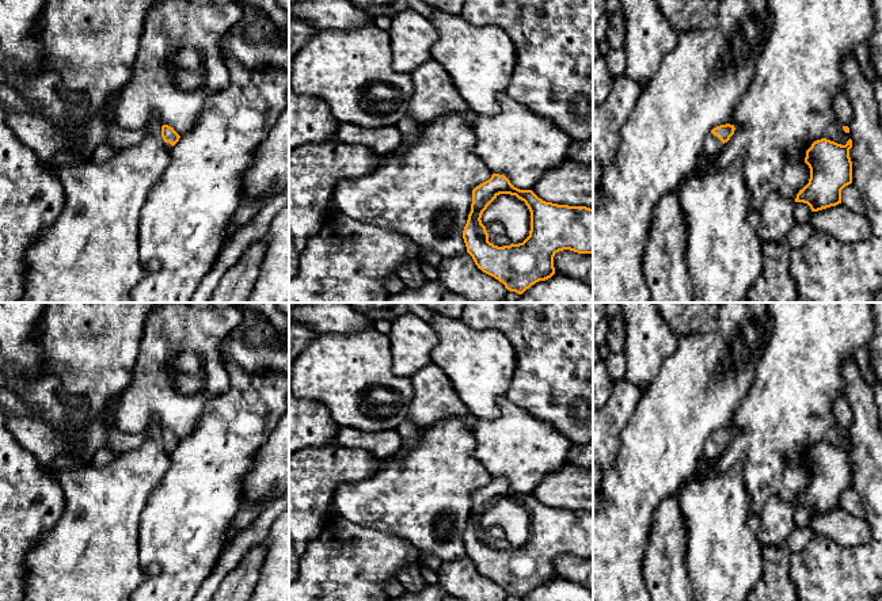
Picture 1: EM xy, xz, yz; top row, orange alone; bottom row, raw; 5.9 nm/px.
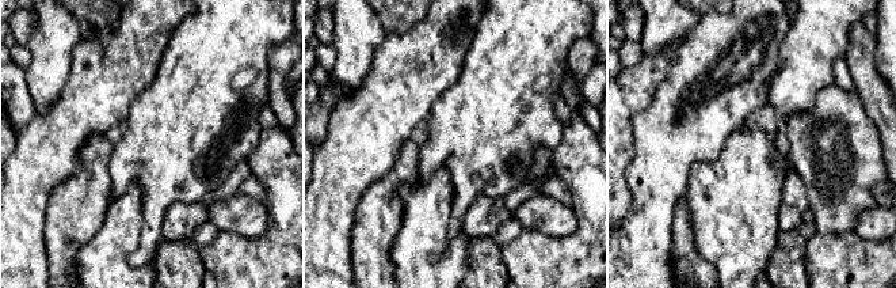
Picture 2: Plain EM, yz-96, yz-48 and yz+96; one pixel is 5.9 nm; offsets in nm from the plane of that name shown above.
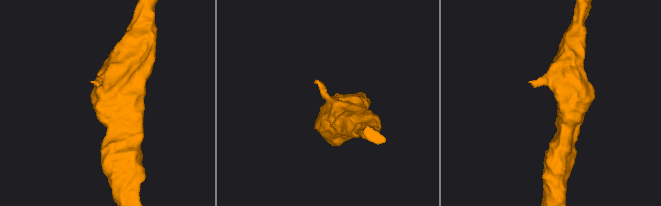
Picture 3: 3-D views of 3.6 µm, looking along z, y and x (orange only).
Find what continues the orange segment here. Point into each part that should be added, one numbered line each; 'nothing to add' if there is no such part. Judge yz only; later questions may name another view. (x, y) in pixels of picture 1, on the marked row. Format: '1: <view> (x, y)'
1: yz (713, 144)

